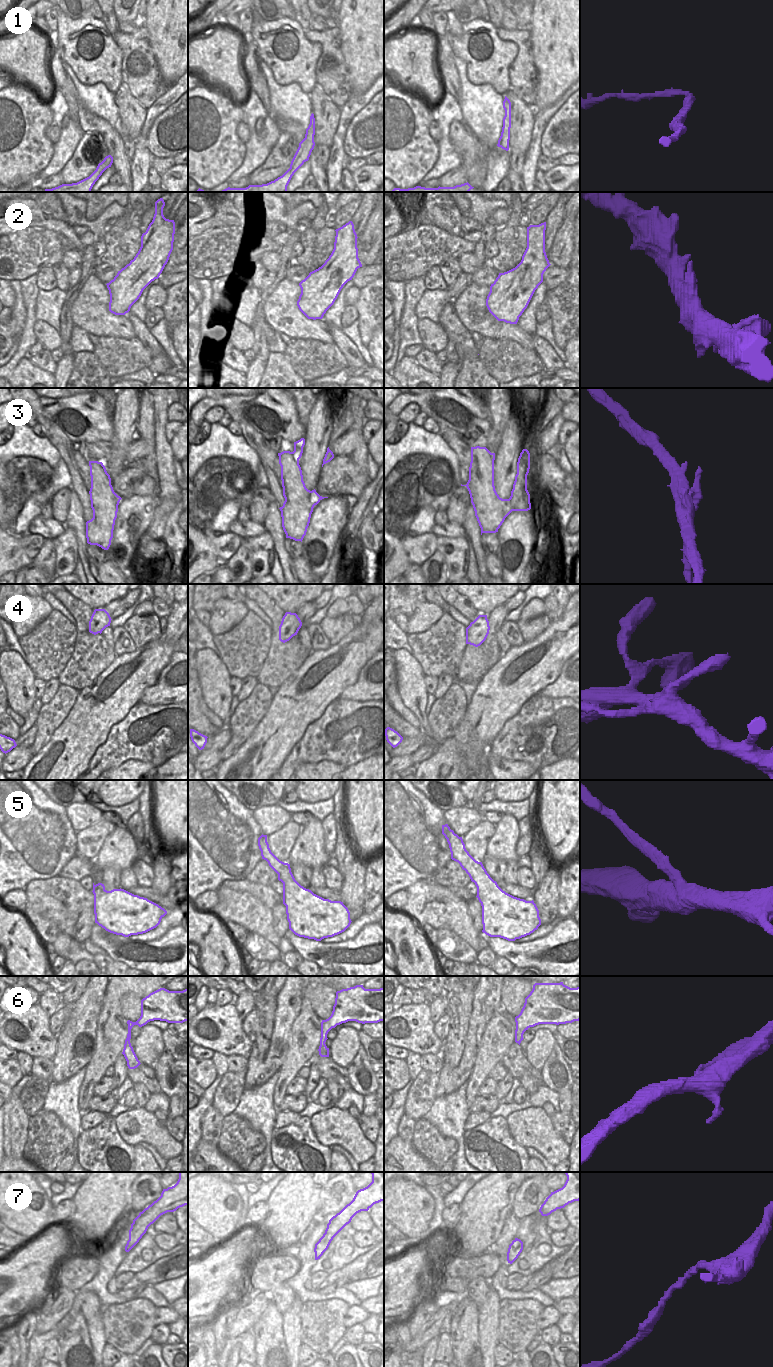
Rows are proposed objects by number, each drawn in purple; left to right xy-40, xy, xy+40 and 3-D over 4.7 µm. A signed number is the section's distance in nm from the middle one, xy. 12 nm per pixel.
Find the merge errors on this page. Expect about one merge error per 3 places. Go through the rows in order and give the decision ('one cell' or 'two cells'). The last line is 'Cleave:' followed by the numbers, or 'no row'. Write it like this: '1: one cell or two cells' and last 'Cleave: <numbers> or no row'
1: one cell
2: one cell
3: two cells
4: one cell
5: two cells
6: one cell
7: one cell
Cleave: 3, 5

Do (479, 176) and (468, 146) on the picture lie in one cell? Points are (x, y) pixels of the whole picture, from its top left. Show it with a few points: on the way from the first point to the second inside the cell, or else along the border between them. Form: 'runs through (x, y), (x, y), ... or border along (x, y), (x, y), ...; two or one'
runs through (475, 169), (473, 153); one

